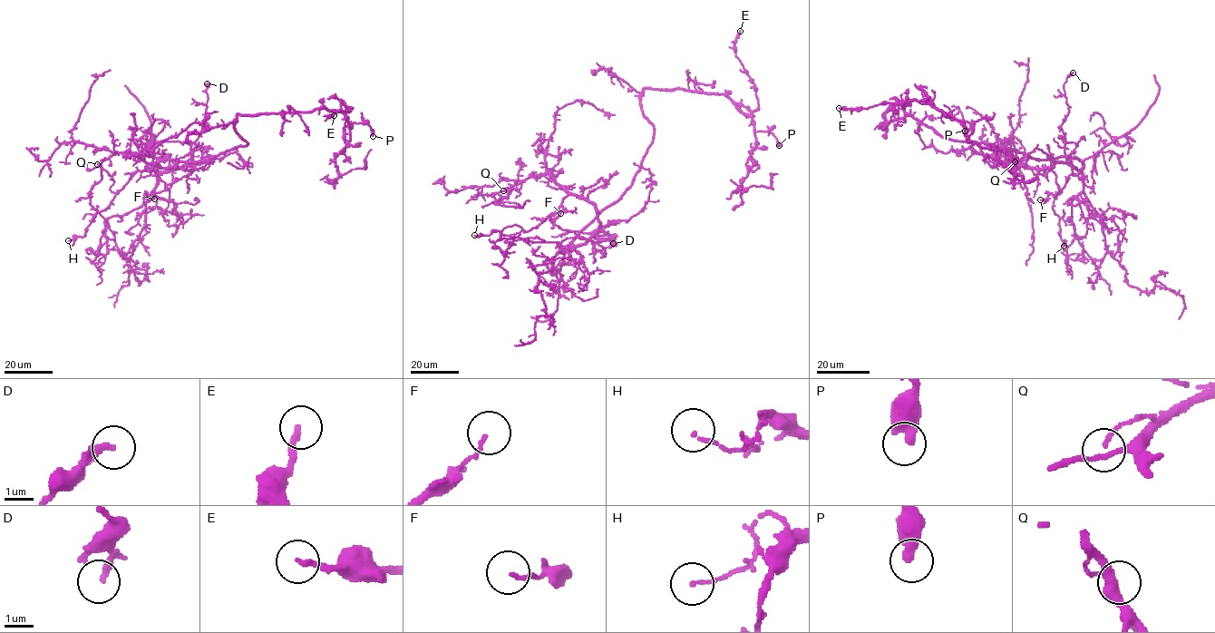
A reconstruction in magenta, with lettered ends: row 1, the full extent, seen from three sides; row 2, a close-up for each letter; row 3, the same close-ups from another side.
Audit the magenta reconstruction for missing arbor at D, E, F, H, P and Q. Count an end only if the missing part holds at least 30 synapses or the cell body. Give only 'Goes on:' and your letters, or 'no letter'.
Goes on: no letter

